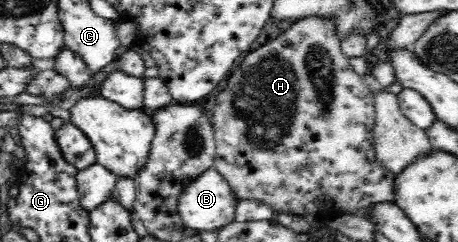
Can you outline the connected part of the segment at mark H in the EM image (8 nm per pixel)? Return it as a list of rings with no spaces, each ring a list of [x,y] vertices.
[[[307,19],[291,24],[274,40],[266,44],[257,43],[243,58],[240,65],[233,69],[227,79],[227,87],[216,95],[217,102],[213,107],[211,119],[216,139],[216,156],[213,168],[217,170],[231,186],[235,197],[239,200],[255,200],[271,208],[275,214],[291,211],[295,215],[313,213],[323,223],[341,215],[373,217],[379,204],[396,204],[397,201],[397,174],[387,169],[377,158],[373,161],[367,159],[367,151],[373,145],[375,129],[374,93],[363,85],[364,76],[354,72],[349,58],[342,52],[341,41],[335,36],[332,23],[323,23],[321,19]]]

